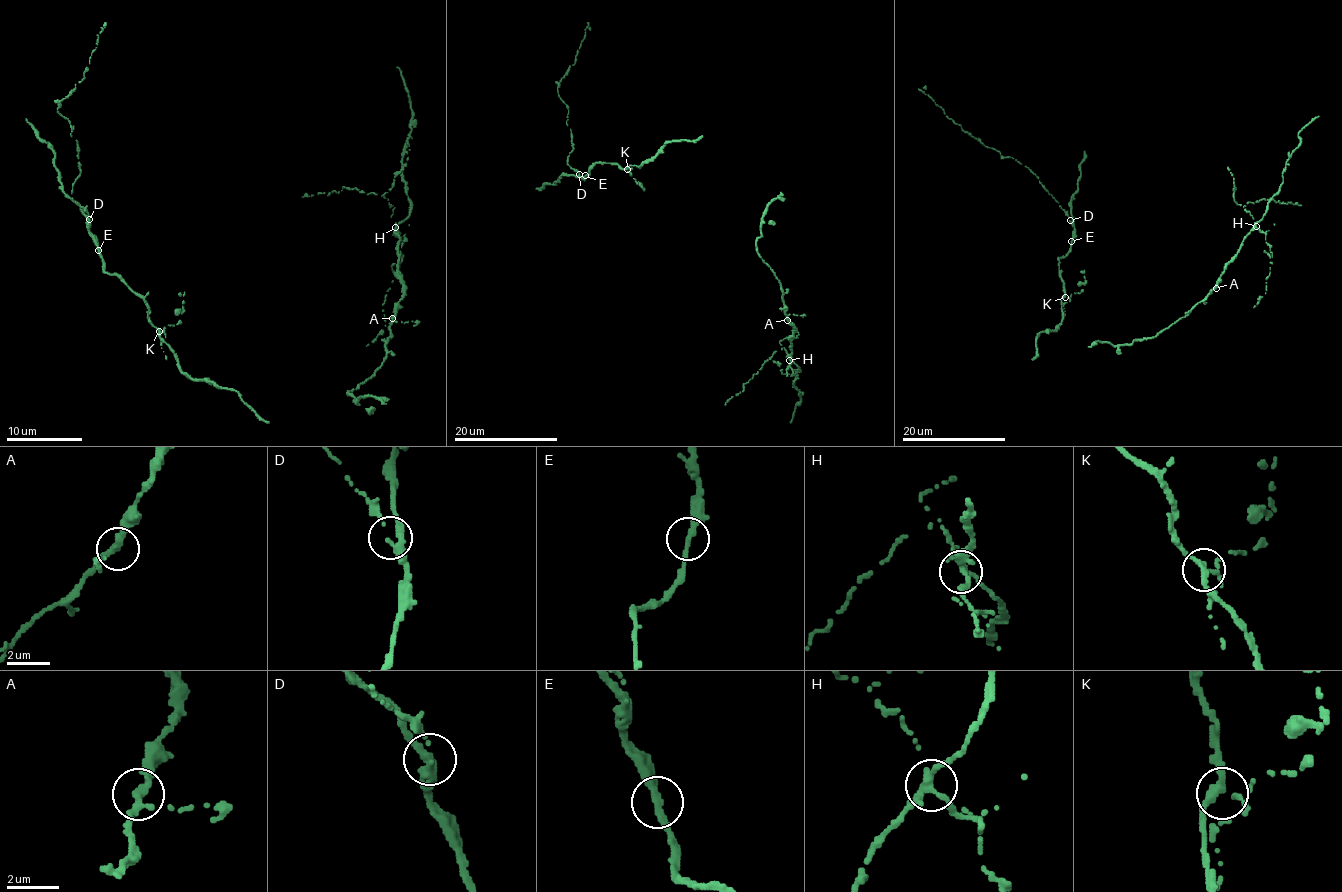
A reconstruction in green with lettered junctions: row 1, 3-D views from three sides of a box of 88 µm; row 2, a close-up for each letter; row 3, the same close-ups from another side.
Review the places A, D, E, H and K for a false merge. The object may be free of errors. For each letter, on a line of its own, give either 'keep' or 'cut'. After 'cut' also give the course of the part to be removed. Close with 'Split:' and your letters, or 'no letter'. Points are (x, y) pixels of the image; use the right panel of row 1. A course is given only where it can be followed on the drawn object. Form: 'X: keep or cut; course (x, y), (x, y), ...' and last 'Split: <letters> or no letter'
A: keep
D: keep
E: keep
H: cut; course (1256, 225), (1243, 206), (1248, 202), (1270, 198), (1281, 203), (1301, 205)
K: keep
Split: H

